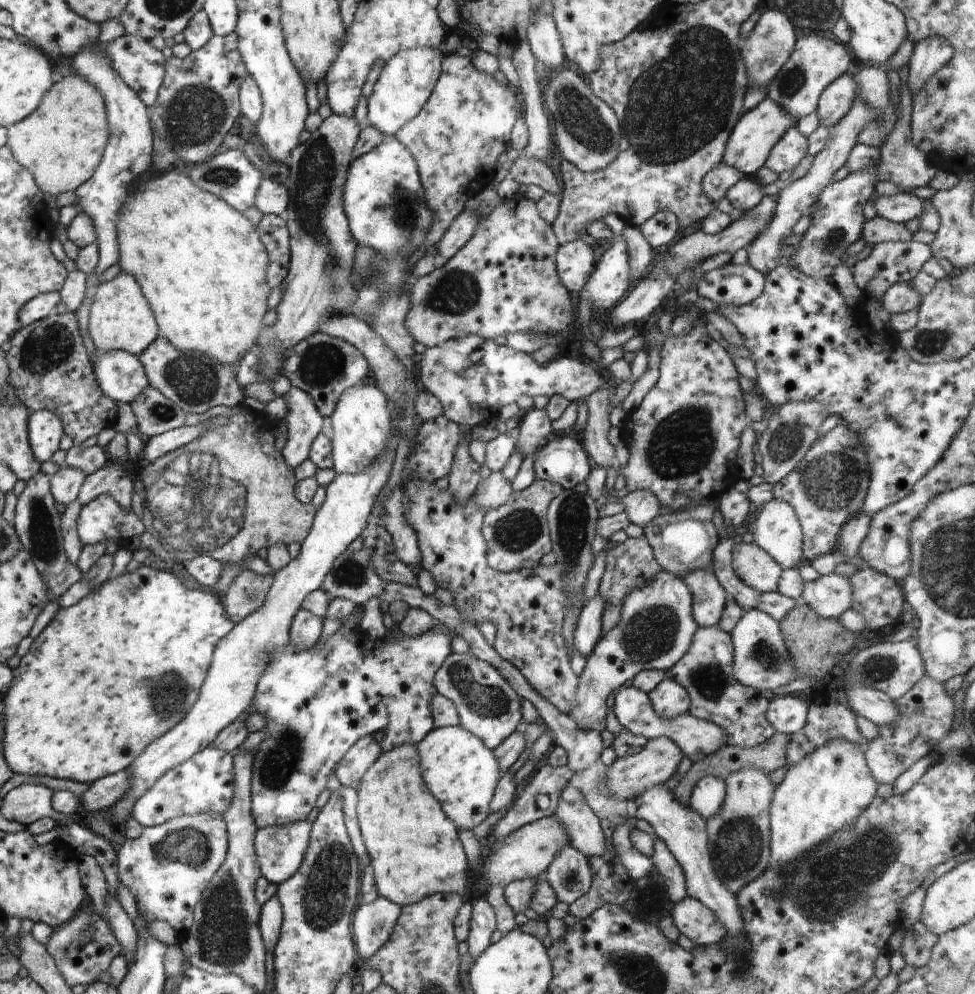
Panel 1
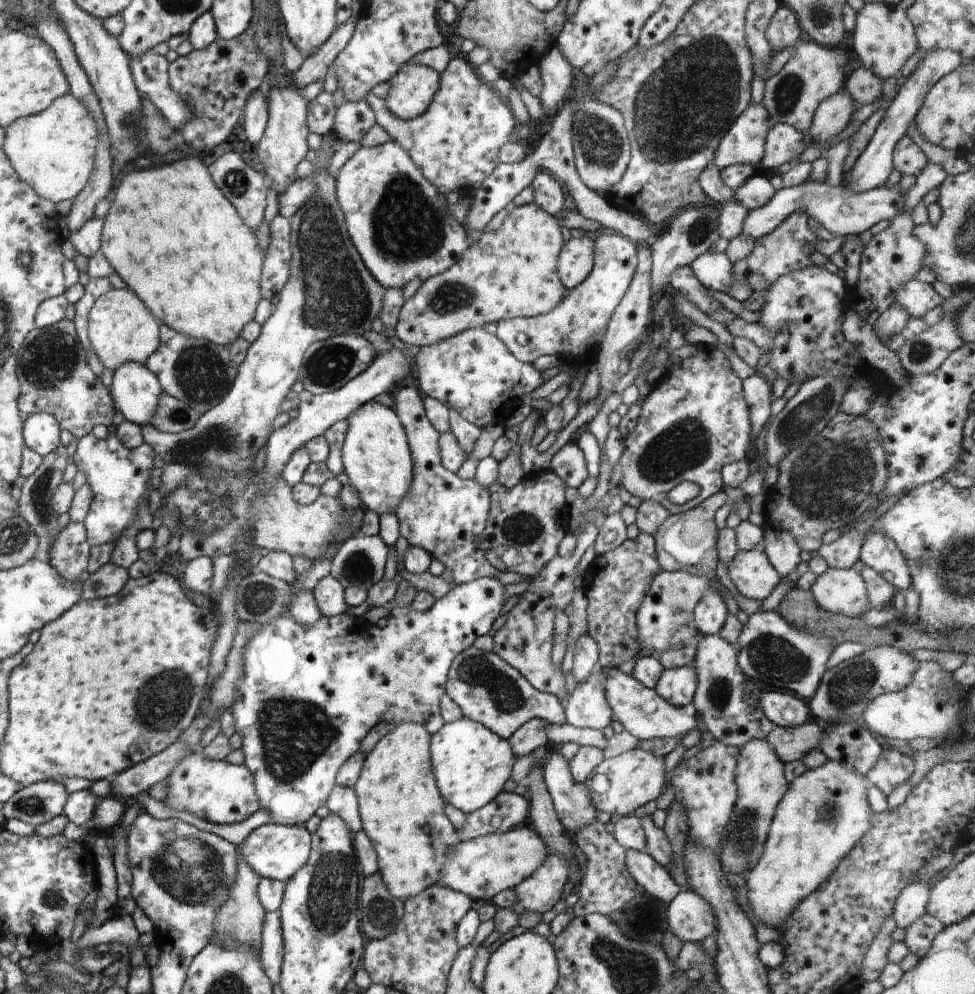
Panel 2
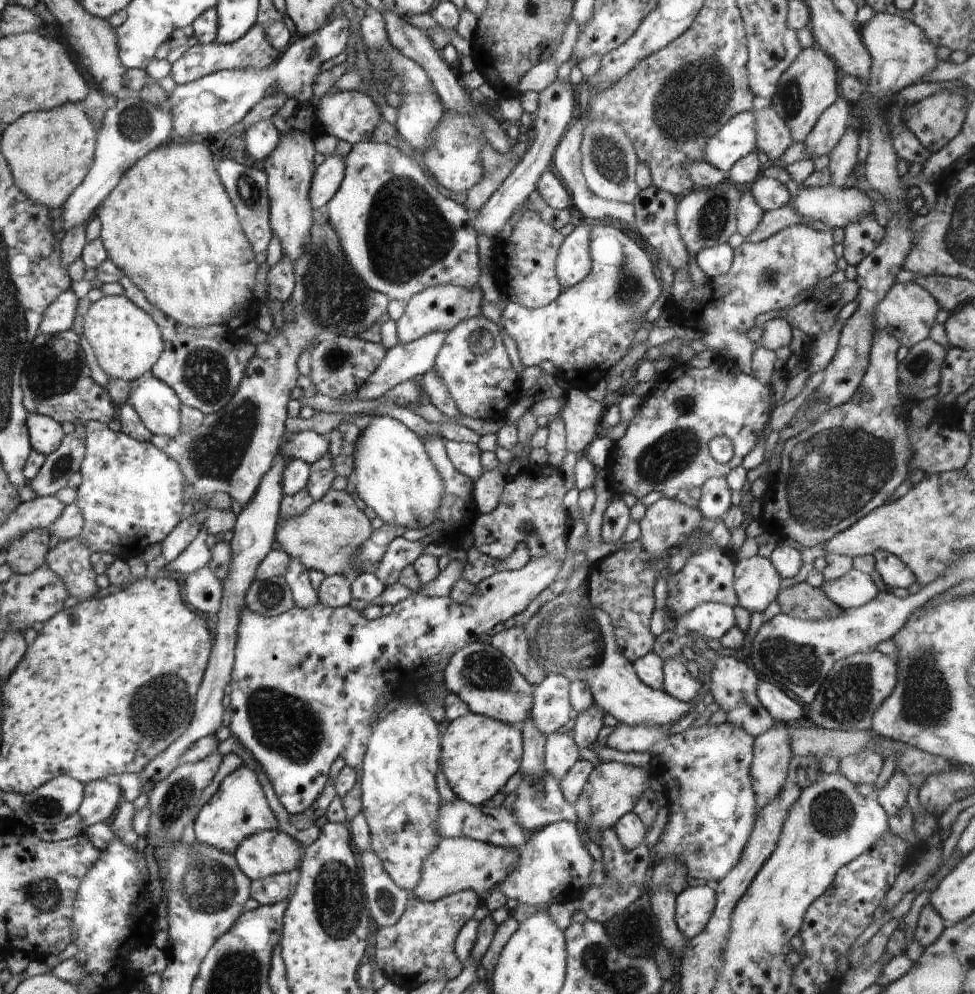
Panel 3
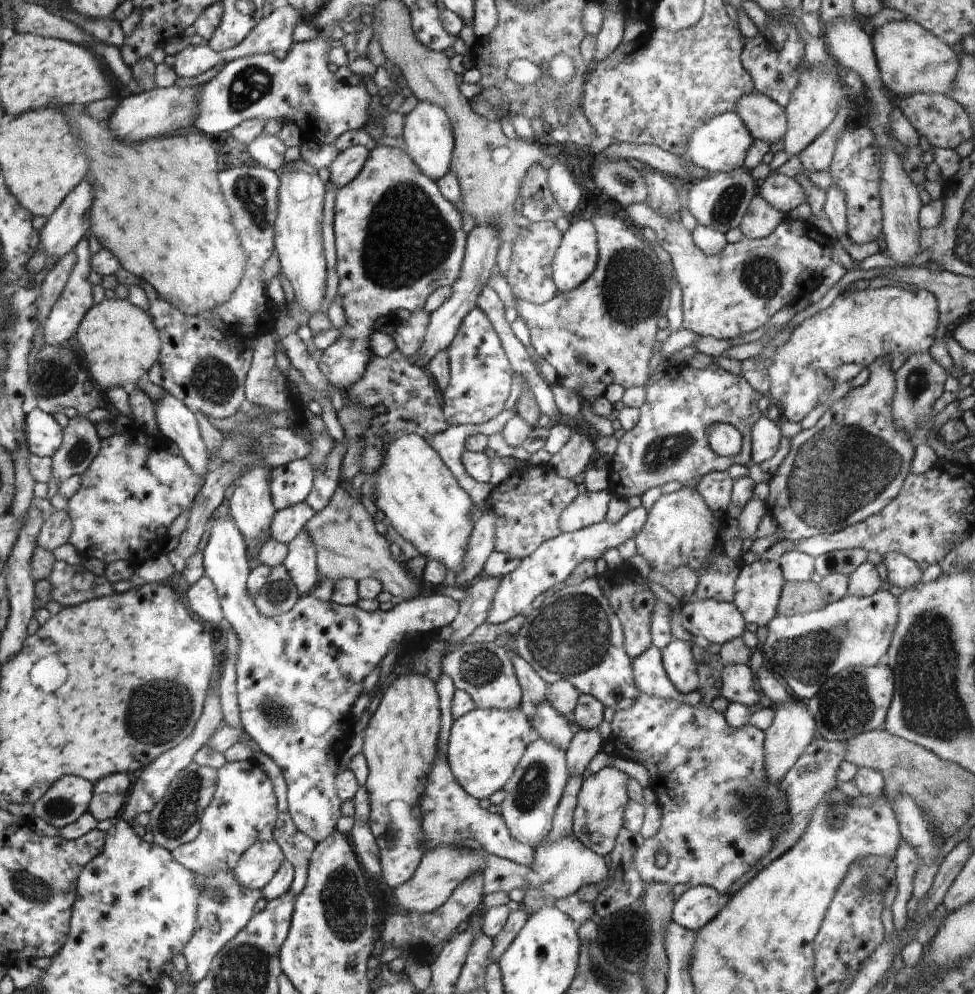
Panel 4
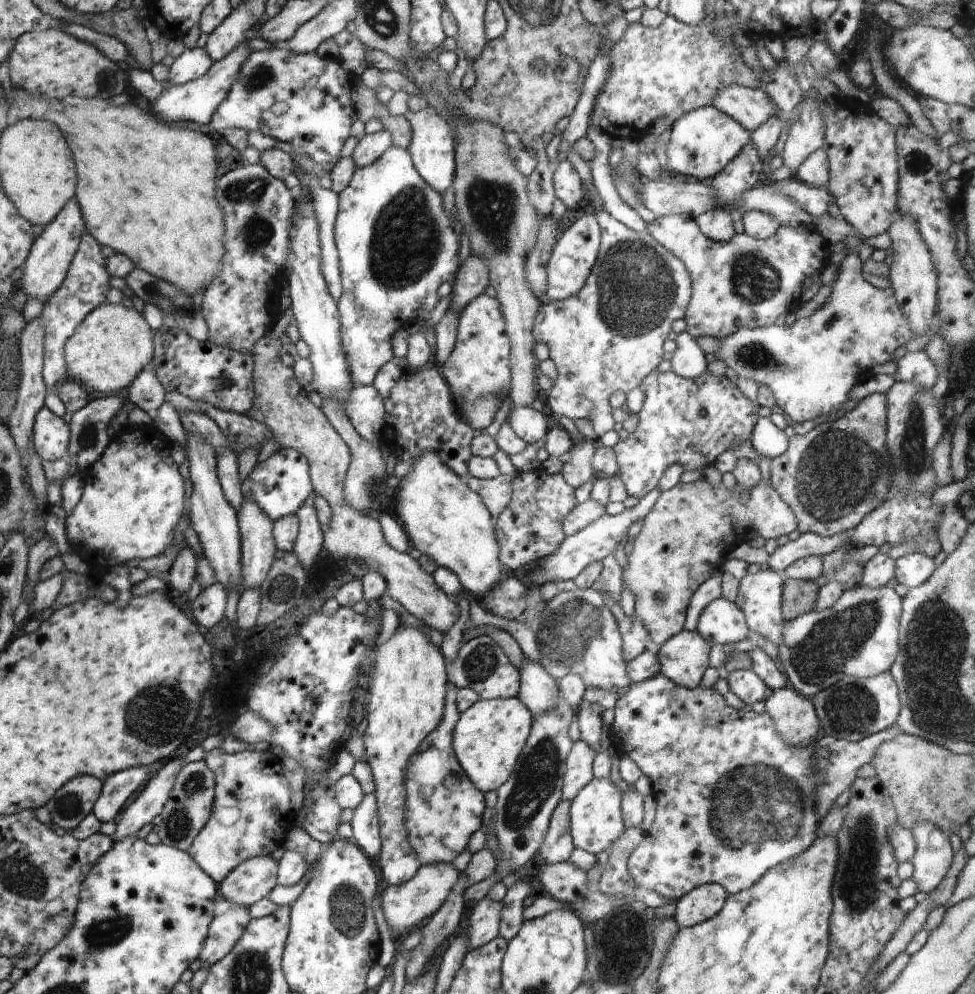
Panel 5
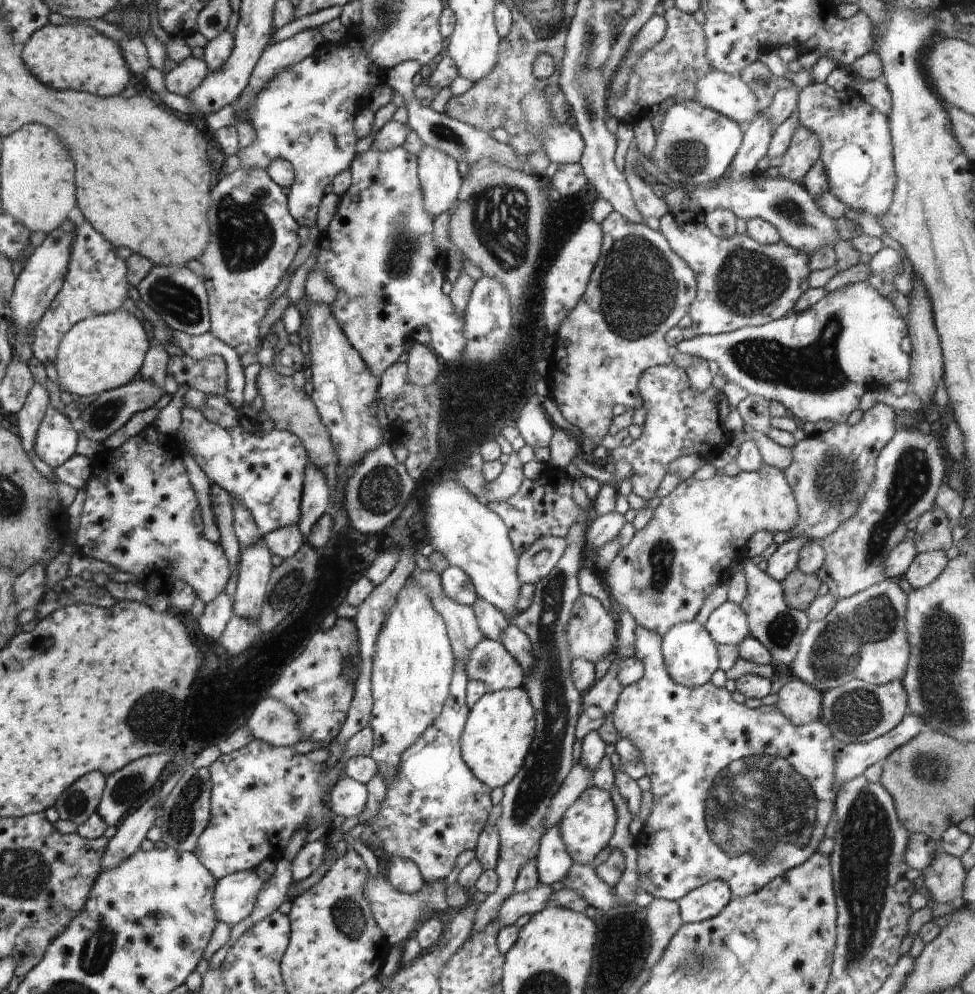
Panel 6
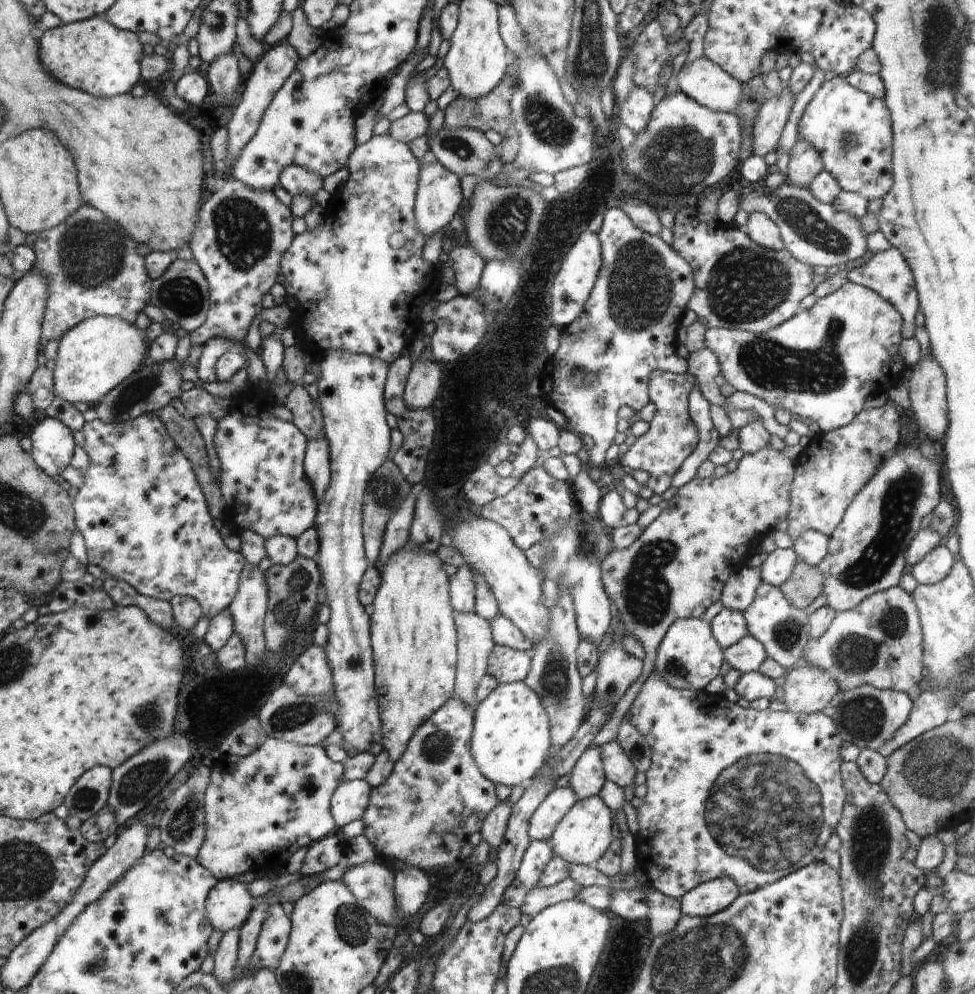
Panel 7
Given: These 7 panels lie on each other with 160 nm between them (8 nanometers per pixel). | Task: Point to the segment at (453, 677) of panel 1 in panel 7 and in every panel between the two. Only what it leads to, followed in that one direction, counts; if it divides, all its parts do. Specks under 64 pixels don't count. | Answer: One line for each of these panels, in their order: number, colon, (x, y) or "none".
2: (488, 690)
3: (479, 674)
4: (485, 671)
5: (481, 664)
6: (489, 662)
7: (506, 664)

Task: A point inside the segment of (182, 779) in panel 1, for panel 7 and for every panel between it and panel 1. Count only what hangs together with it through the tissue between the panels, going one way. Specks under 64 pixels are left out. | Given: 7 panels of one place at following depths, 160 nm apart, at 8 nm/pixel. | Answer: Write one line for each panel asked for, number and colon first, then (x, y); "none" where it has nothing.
2: (213, 790)
3: (239, 808)
4: (243, 810)
5: (252, 796)
6: (261, 795)
7: (258, 810)

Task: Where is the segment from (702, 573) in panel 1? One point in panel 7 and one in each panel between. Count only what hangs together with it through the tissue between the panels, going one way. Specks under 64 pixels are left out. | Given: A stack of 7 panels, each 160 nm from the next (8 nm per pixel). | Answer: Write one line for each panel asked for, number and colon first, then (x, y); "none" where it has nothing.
2: (710, 614)
3: (712, 620)
4: (718, 621)
5: (722, 622)
6: (727, 624)
7: (728, 627)

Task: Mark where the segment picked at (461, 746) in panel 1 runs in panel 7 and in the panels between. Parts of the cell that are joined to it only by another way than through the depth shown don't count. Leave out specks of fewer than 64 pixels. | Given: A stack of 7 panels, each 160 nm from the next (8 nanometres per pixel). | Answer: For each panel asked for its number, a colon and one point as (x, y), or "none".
2: (471, 764)
3: (478, 755)
4: (485, 745)
5: (489, 737)
6: (500, 728)
7: (511, 740)

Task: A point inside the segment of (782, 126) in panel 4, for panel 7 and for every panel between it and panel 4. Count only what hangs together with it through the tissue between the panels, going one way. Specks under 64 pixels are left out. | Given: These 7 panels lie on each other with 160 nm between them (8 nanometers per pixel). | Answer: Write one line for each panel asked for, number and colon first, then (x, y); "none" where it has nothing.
5: (750, 107)
6: (728, 95)
7: (701, 80)

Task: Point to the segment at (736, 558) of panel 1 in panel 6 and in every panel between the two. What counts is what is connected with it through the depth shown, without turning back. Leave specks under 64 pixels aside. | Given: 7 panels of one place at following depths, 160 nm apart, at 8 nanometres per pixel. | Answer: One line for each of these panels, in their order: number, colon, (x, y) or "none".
2: (751, 573)
3: (757, 583)
4: (758, 586)
5: (759, 598)
6: (778, 628)

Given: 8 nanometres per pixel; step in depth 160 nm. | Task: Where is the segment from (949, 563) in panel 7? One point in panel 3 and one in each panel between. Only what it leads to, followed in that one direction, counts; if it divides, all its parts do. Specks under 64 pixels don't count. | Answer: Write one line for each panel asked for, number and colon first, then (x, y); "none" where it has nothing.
3: (894, 572)
4: (902, 571)
5: (912, 570)
6: (927, 566)

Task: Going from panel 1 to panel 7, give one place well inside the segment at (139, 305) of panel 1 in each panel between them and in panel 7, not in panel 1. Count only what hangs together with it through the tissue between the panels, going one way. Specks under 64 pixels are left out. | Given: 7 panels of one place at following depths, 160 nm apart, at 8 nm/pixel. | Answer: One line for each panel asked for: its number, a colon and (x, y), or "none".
2: (121, 328)
3: (127, 342)
4: (118, 340)
5: (112, 347)
6: (104, 352)
7: (101, 352)

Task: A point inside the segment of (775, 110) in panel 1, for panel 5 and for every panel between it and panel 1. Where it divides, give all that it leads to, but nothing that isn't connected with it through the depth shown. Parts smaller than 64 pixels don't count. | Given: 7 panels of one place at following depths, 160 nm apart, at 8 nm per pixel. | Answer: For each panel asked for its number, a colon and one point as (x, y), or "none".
2: (744, 143)
3: (737, 137)
4: (719, 145)
5: (701, 143)

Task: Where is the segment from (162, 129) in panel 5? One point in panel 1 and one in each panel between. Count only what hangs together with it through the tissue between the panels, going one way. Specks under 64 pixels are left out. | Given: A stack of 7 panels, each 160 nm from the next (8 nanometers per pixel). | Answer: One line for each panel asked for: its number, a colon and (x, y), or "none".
1: (201, 265)
2: (190, 258)
3: (170, 227)
4: (167, 222)

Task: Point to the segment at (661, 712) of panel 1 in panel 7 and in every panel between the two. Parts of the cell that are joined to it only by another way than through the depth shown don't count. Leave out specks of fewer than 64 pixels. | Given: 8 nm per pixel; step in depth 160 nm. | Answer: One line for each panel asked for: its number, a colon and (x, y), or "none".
2: (676, 685)
3: (678, 682)
4: (677, 659)
5: (683, 658)
6: (690, 655)
7: (689, 658)

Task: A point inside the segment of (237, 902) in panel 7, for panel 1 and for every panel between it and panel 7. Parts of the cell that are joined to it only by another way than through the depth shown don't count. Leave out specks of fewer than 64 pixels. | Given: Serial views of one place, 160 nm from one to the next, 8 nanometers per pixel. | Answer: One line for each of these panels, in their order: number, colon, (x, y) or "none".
1: (280, 849)
2: (274, 851)
3: (269, 852)
4: (260, 861)
5: (254, 879)
6: (235, 895)

